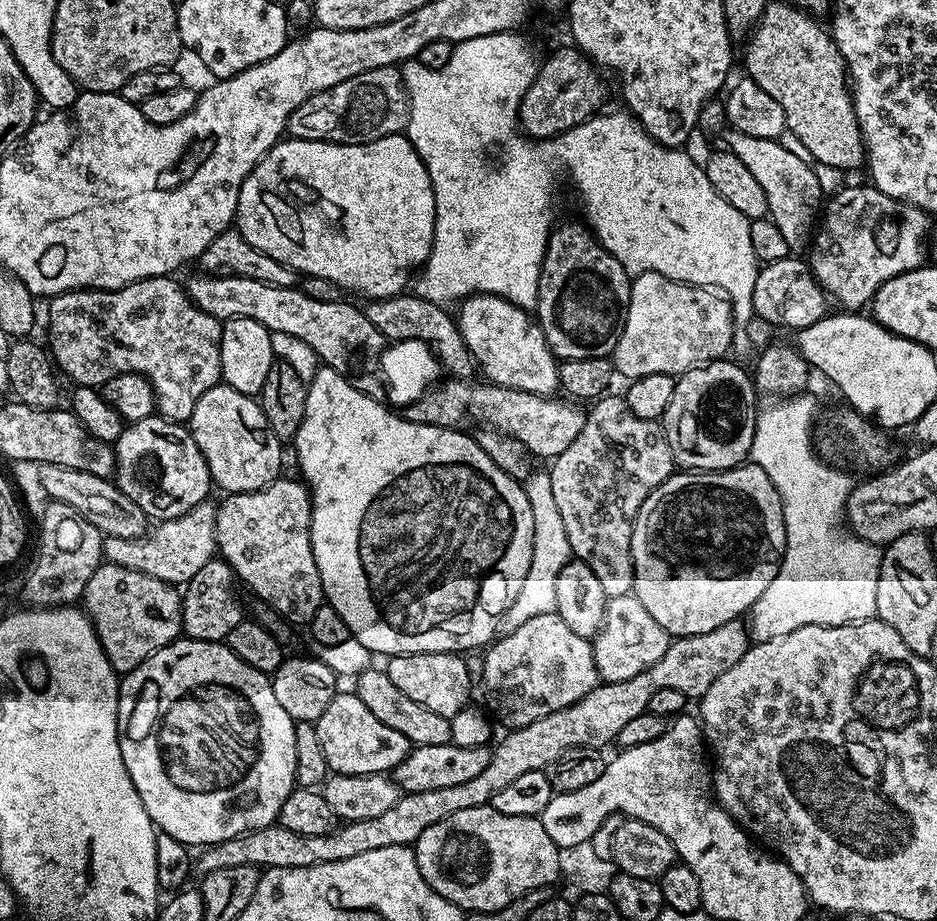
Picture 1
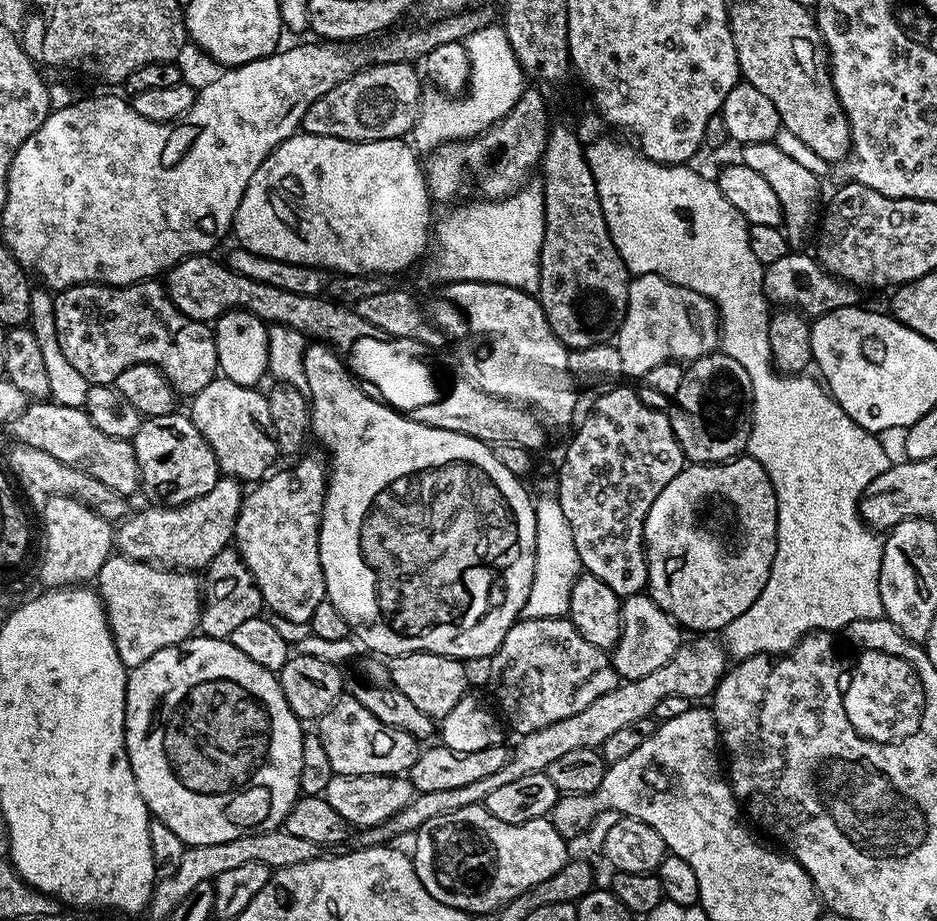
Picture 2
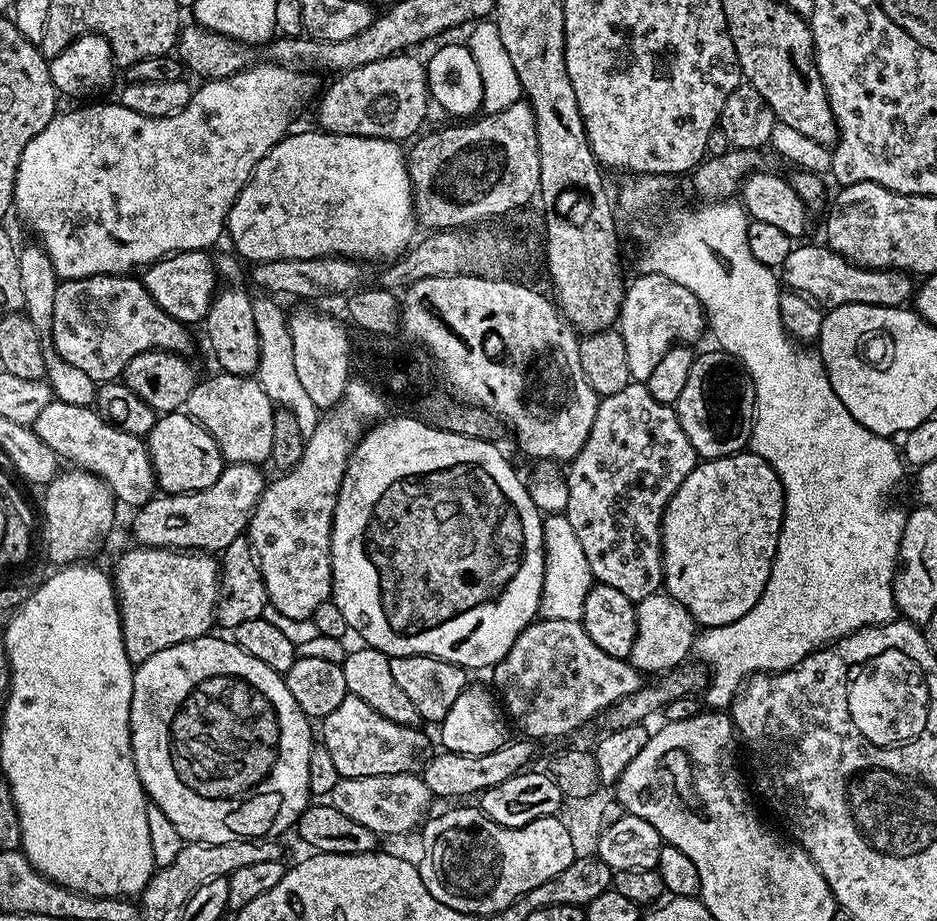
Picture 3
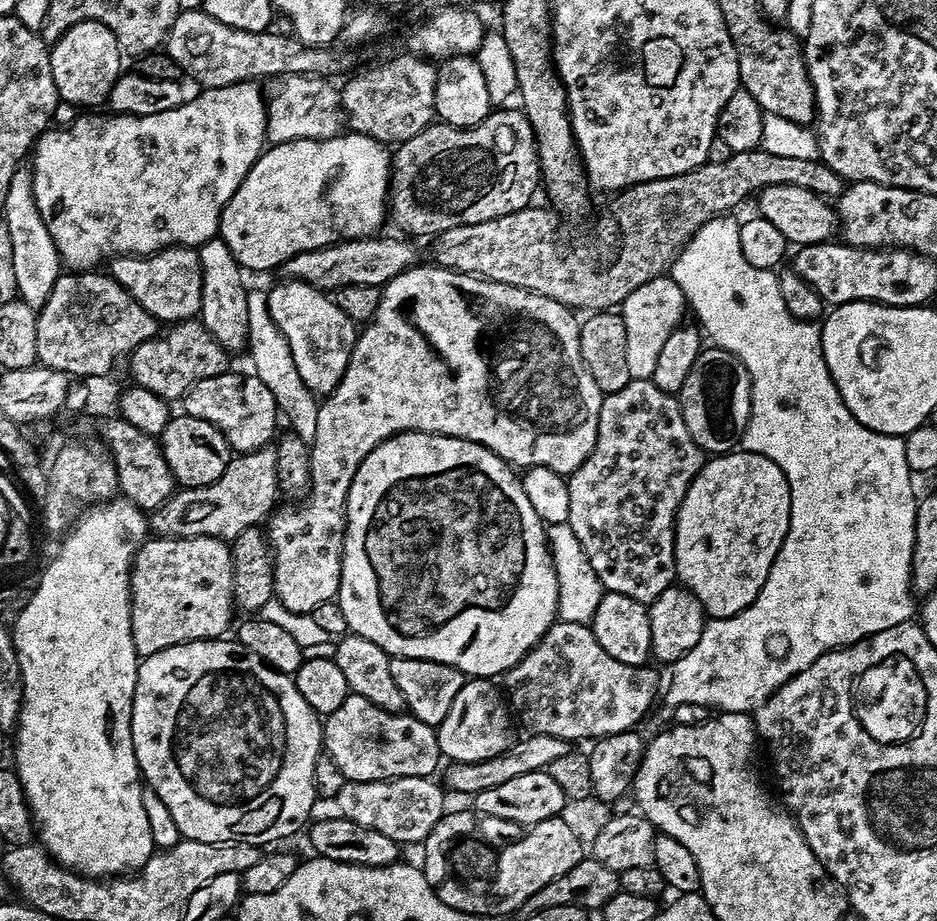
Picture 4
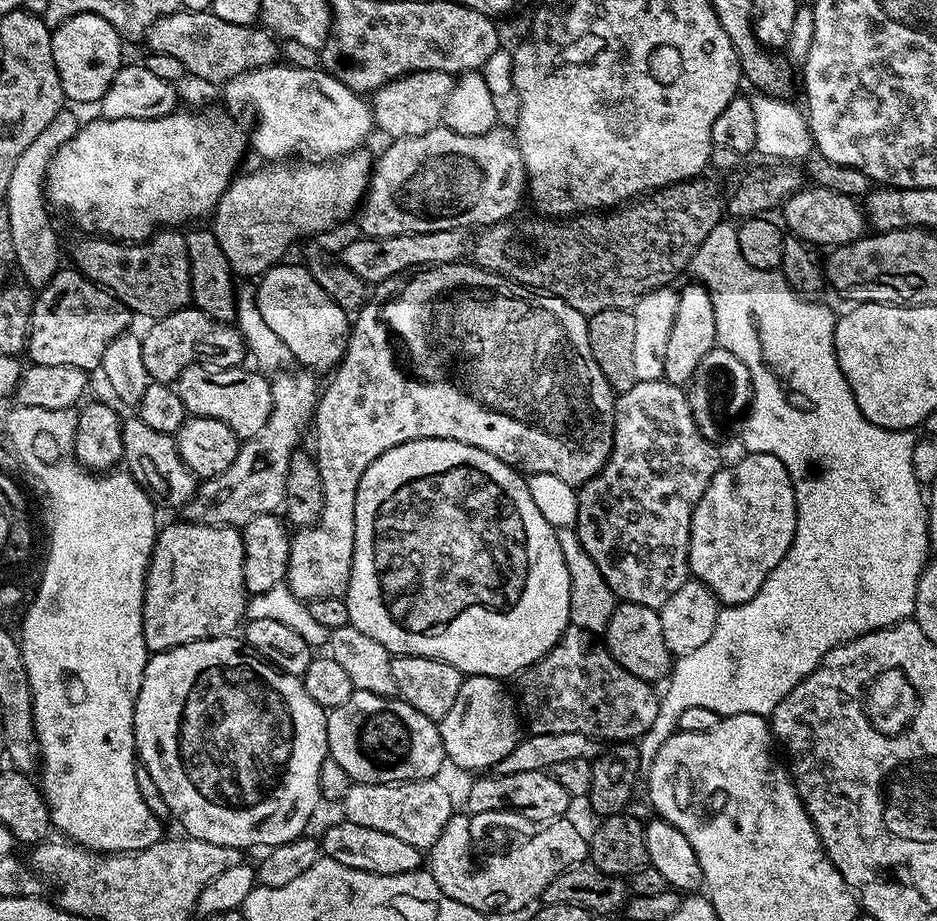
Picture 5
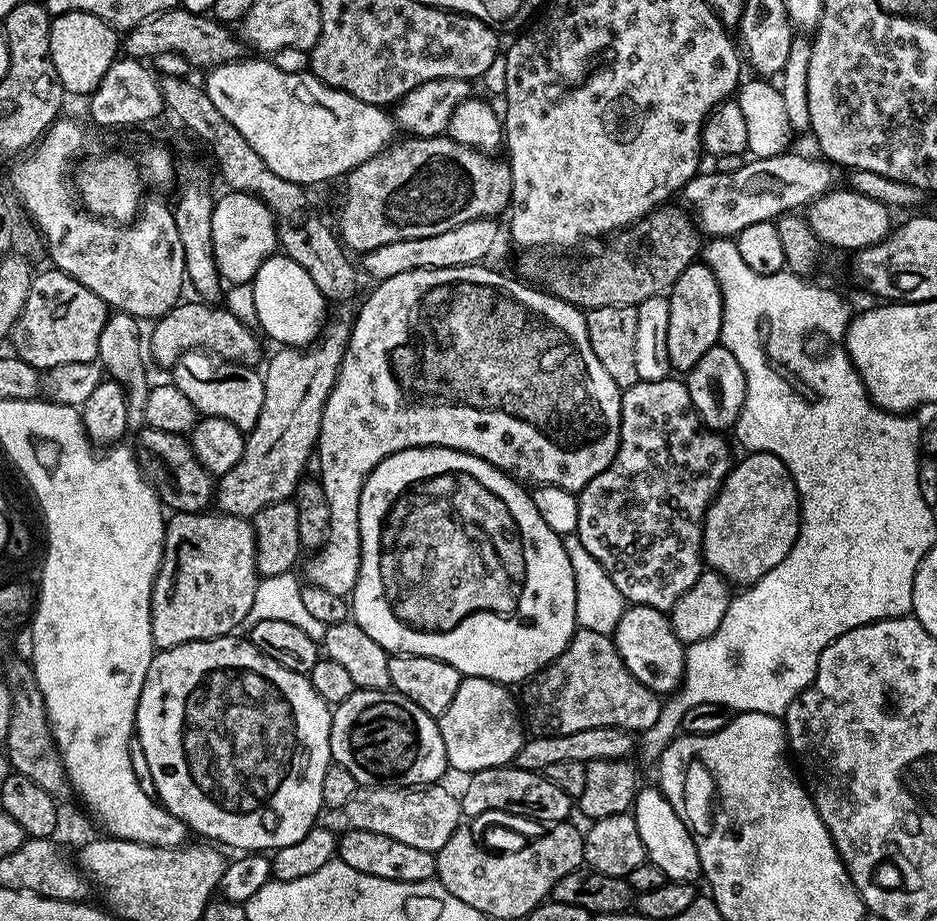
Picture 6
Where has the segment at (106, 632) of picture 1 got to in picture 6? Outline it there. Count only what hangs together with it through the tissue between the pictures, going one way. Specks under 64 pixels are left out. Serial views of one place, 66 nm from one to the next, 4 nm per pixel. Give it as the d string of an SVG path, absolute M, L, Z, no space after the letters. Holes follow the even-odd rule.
M212 510L203 512L178 512L167 517L164 525L164 557L156 580L152 583L152 643L157 649L173 648L179 644L189 644L191 640L213 640L237 631L236 627L244 624L246 614L254 602L258 573L256 570L256 535L252 529L251 519L242 516L226 516Z

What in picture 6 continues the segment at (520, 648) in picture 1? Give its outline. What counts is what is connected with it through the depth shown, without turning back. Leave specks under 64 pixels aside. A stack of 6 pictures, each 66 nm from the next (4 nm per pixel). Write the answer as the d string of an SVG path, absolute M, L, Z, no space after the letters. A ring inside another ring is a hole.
M585 628L577 630L566 650L536 673L523 688L522 716L527 727L538 736L578 734L578 730L595 728L621 728L642 734L658 722L662 707L661 697L642 686L642 682L626 670L615 639L609 634L598 634Z

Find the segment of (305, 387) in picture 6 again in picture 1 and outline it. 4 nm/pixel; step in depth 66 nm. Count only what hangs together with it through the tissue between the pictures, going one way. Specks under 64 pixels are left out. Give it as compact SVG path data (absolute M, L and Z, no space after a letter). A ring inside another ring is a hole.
M215 503L199 504L178 518L159 521L155 527L145 536L105 535L103 559L109 564L126 566L126 570L138 570L138 574L150 574L150 578L158 578L158 582L183 586L217 555Z

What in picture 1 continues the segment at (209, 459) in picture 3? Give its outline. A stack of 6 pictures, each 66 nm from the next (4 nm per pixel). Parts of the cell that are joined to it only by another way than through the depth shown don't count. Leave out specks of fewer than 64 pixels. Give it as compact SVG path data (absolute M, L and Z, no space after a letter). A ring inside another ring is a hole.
M159 414L142 418L142 422L125 427L124 433L116 439L114 451L115 484L133 508L140 509L145 517L153 516L153 521L178 518L205 503L209 499L208 491L213 491L206 458L202 458L198 442L194 442L191 431L183 423L166 420Z

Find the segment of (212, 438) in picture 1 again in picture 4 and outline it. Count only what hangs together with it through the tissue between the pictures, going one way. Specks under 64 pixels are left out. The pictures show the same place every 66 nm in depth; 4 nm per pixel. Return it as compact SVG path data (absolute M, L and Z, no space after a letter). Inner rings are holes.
M229 370L214 378L202 378L184 396L182 407L187 415L213 424L236 454L267 448L277 435L276 396L270 394L267 383L256 374L239 376L235 370Z

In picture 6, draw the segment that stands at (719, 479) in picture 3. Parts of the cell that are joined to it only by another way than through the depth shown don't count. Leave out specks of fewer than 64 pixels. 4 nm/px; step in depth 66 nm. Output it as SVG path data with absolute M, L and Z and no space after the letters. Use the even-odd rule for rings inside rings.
M748 452L745 457L745 460L737 459L733 463L732 471L720 485L704 514L702 559L711 571L720 573L733 585L754 586L795 548L800 533L801 498L790 470L786 470L777 456L771 452Z

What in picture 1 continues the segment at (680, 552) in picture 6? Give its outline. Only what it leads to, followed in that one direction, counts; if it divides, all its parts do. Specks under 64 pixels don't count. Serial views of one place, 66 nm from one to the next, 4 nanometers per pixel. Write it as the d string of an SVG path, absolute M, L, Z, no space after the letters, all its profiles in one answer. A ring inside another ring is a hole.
M605 394L601 396L599 400L595 401L595 403L587 409L586 419L582 426L582 434L578 434L578 438L574 438L574 442L570 442L570 446L566 446L566 450L562 450L562 454L558 454L554 457L551 461L552 468L550 467L550 471L548 472L550 486L554 490L554 503L556 503L558 510L562 513L562 526L566 526L566 538L570 538L573 557L581 560L586 566L590 566L590 570L594 570L594 575L598 577L598 583L602 585L602 590L606 590L606 594L610 598L613 596L627 596L631 593L632 583L634 582L632 527L636 524L636 515L642 506L642 502L646 502L646 498L652 491L662 482L666 482L674 471L670 442L666 438L663 427L661 427L657 421L638 418L638 414L634 414L634 410L630 410L630 406L624 401L623 395L612 395L613 394Z

